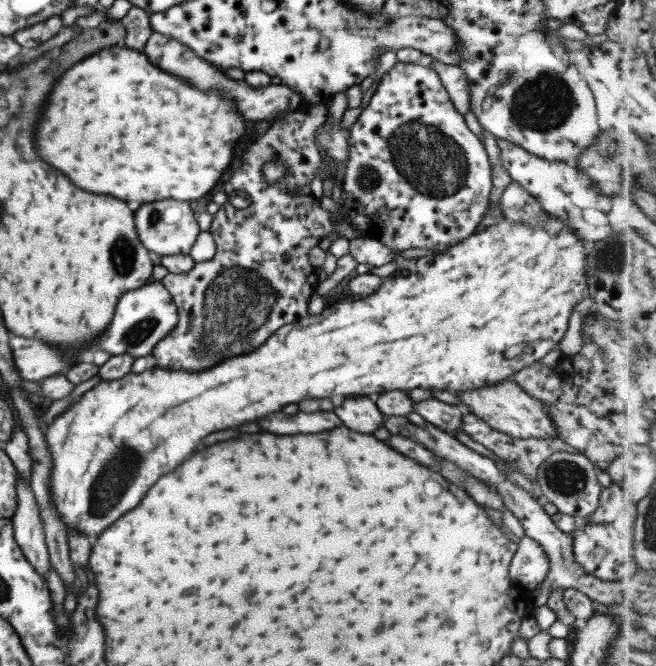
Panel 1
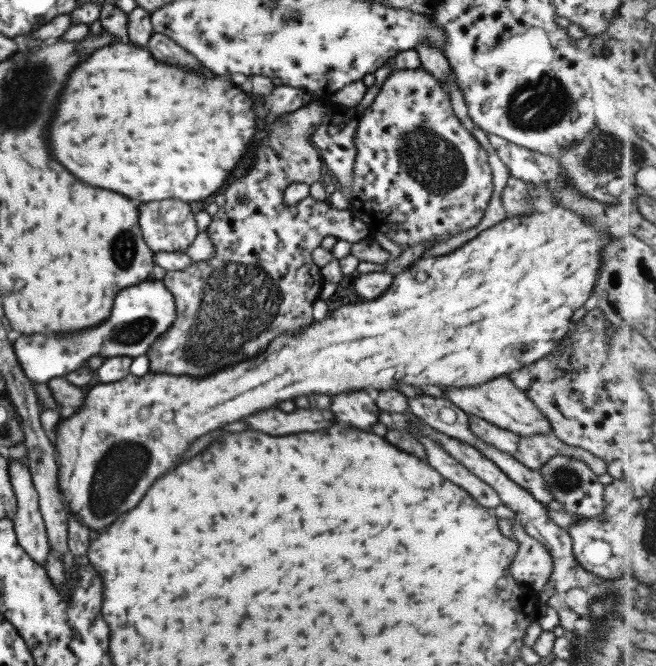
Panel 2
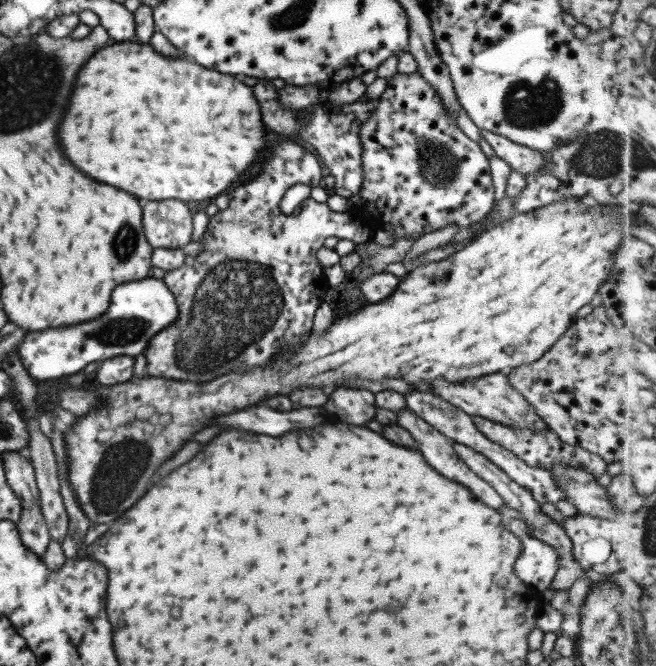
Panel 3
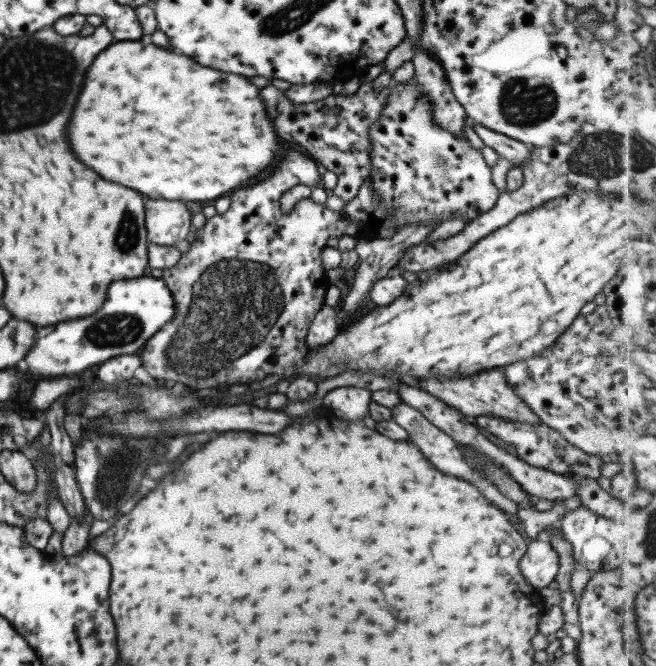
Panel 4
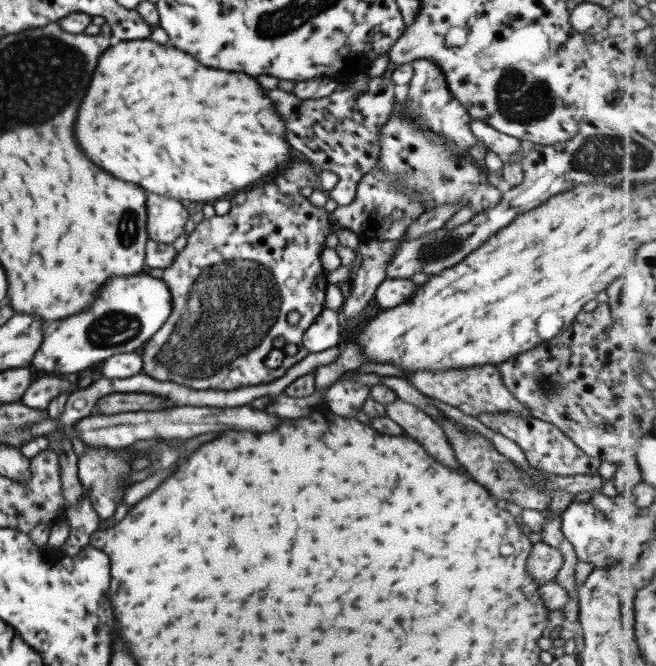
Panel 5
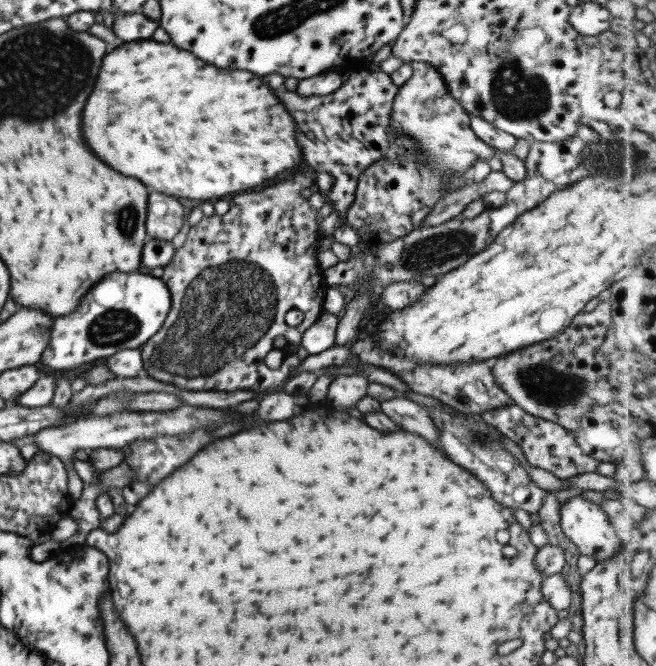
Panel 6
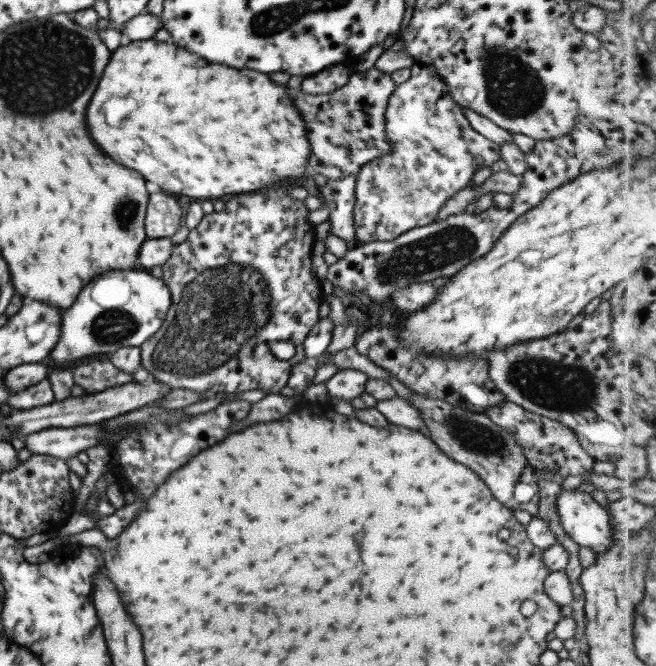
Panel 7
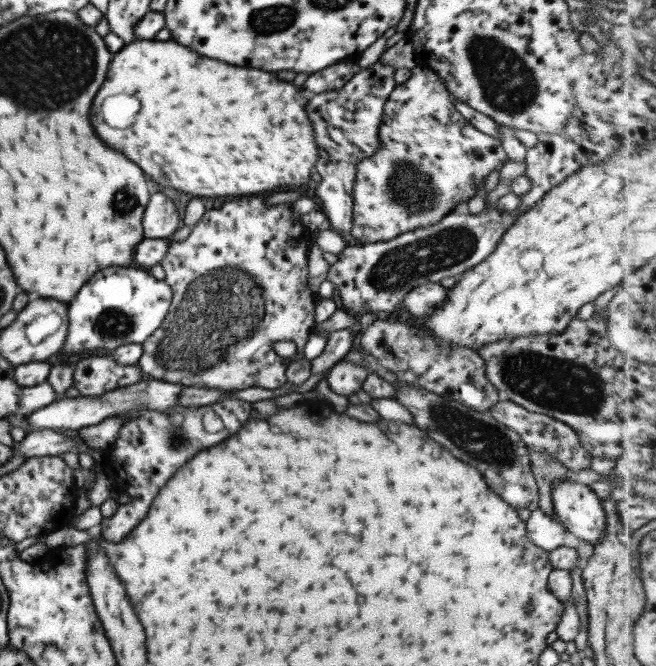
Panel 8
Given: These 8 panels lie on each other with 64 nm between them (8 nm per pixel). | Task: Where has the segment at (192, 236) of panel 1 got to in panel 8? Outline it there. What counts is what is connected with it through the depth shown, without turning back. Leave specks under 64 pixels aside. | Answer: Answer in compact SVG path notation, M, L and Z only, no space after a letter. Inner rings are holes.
M153 194L142 219L143 236L152 239L172 237L180 224L180 214L172 199L164 194Z

